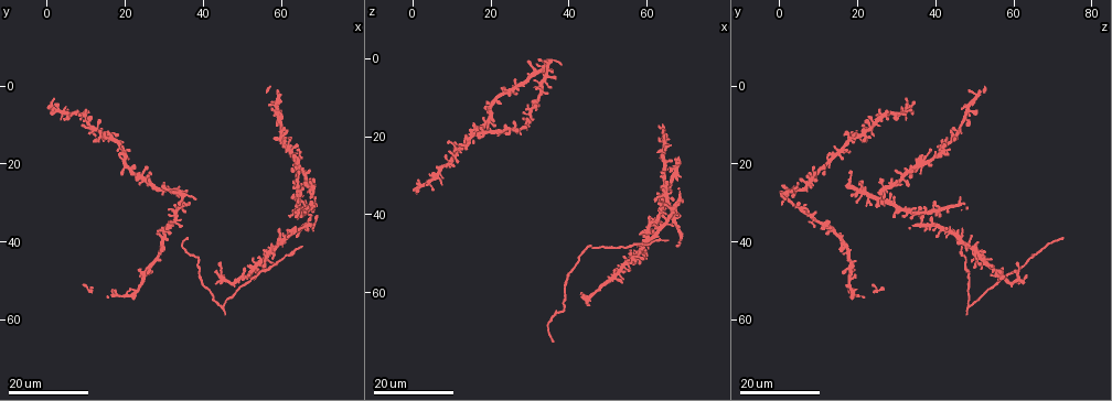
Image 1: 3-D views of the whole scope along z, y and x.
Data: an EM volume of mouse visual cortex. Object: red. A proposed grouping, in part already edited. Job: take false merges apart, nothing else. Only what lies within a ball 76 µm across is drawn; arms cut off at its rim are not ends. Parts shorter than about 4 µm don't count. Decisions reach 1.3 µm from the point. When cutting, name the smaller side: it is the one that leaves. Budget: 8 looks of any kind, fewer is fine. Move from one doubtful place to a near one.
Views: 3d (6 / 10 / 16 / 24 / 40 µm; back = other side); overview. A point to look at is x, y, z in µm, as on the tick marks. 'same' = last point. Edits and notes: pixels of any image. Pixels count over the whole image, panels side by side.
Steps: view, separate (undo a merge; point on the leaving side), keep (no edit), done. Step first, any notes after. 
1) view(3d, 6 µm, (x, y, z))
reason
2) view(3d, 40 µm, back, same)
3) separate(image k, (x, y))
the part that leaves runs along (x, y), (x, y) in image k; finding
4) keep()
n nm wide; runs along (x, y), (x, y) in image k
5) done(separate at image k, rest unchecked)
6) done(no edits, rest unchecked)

view(3d, 16 µm, (33.5, 32.0, 5.0))
four arms meet

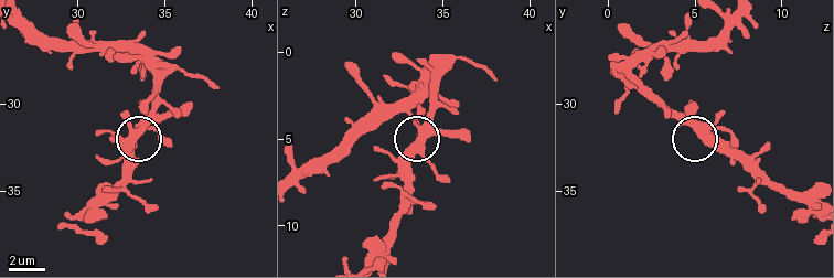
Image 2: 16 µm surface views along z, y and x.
view(3d, 10 µm, (33.4, 31.8, 5.6))
closer look

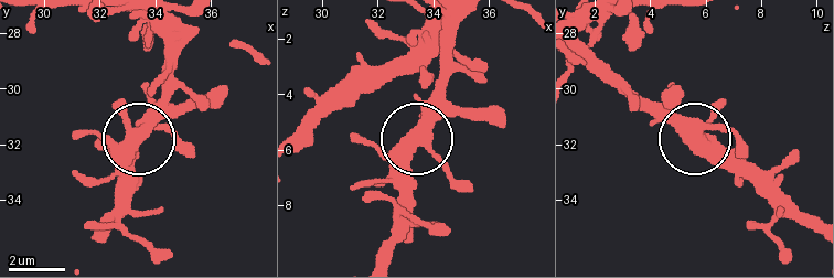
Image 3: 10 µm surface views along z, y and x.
keep()
4 arms; runs along (682, 97), (671, 110), (685, 130), (720, 130), (739, 141) in image 3; all the same cell

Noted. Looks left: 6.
view(3d, 16 µm, (33.0, 35.0, 8.5))
thin arm on a thick one

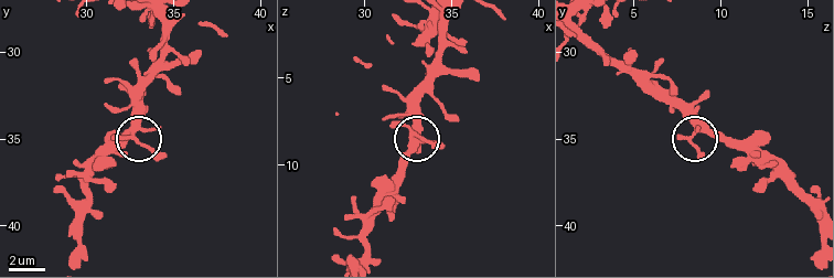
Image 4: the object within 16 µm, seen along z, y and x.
view(3d, 6 µm, (32.5, 34.5, 8.8))

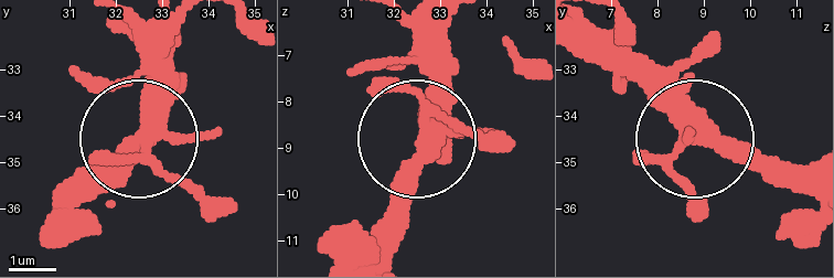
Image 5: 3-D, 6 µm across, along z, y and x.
keep()
runs along (169, 27), (141, 141), (212, 221) in image 5; one cell here

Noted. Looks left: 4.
view(3d, 24 µm, (27.5, 45.5, 18.5))

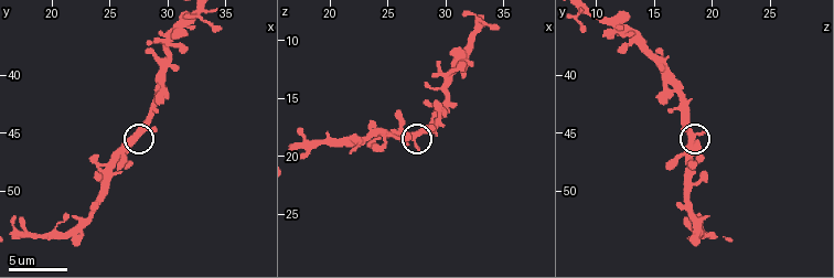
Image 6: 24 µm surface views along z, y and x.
view(3d, 10 µm, (27.0, 45.2, 18.8))

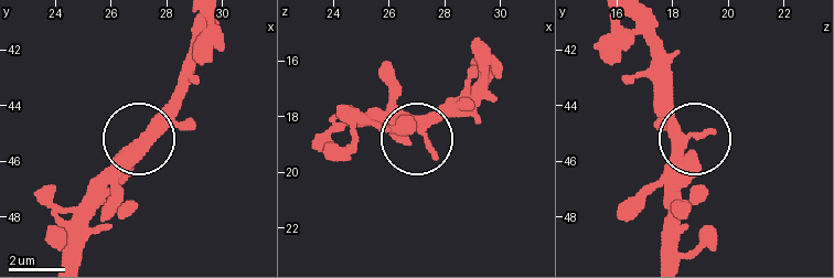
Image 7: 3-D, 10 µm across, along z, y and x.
keep()
380 nm wide; all the same cell

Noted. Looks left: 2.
done(no edits, rest unchecked)

